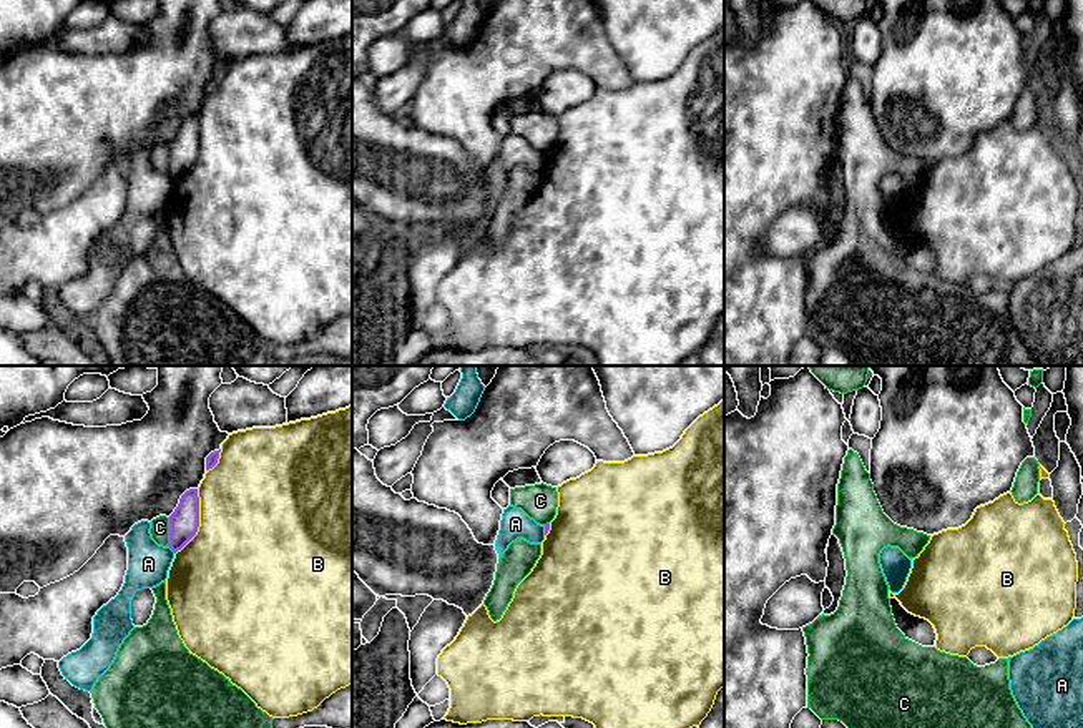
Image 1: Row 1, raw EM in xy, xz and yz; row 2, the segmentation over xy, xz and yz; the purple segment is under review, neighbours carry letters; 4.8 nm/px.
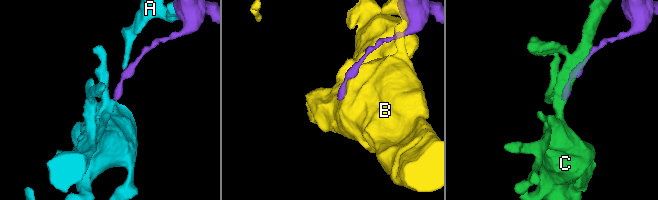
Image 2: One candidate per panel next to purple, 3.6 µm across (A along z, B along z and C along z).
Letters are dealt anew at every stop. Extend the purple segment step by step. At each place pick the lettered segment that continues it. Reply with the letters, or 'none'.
none

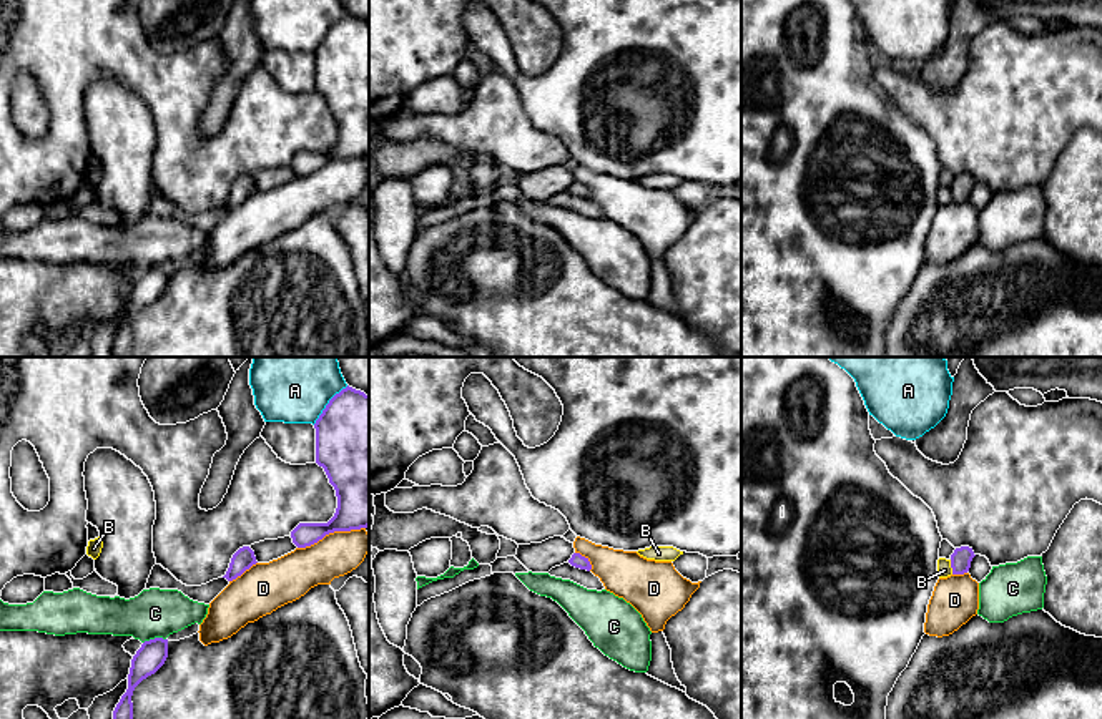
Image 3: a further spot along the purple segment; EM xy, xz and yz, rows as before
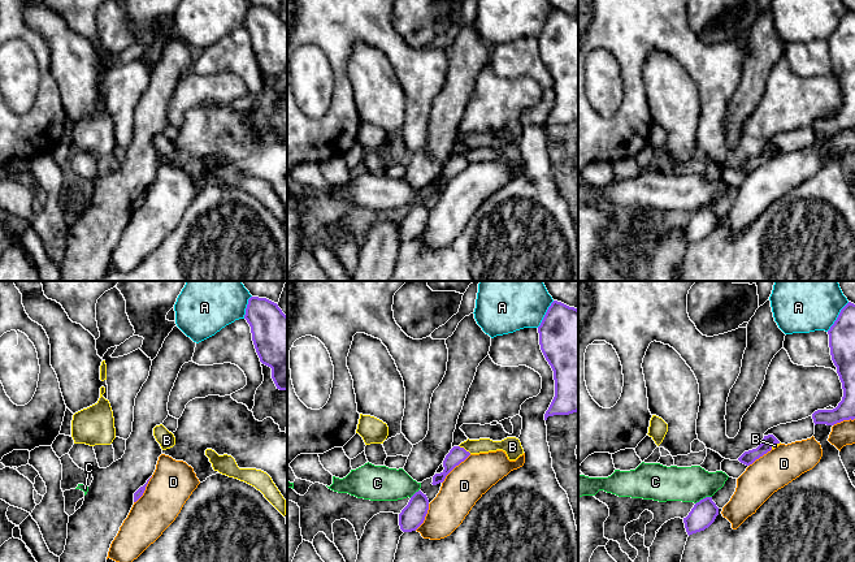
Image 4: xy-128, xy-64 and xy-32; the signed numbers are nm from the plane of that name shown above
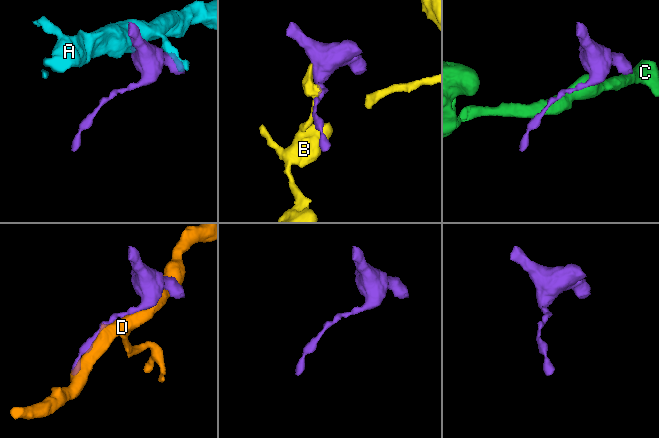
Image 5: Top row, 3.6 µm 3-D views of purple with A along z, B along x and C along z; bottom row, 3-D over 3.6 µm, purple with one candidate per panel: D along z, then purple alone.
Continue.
none

